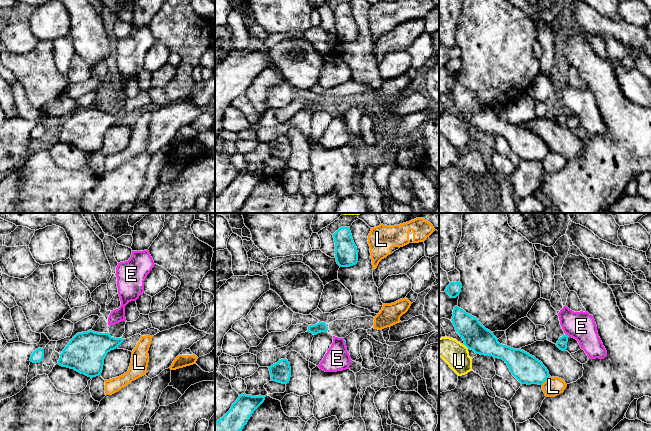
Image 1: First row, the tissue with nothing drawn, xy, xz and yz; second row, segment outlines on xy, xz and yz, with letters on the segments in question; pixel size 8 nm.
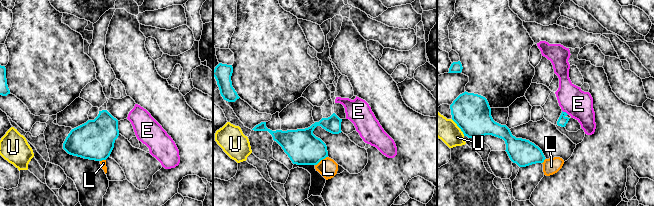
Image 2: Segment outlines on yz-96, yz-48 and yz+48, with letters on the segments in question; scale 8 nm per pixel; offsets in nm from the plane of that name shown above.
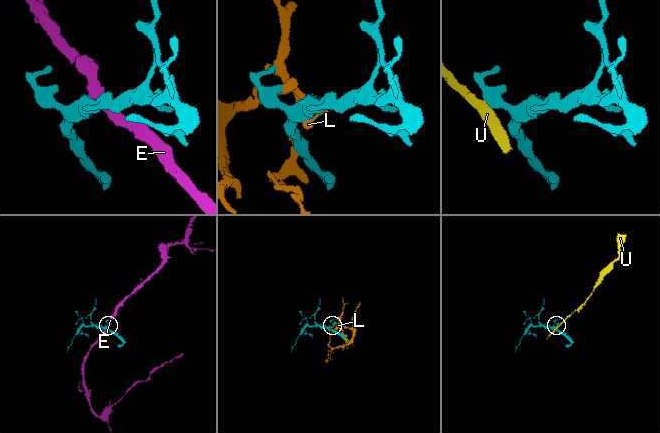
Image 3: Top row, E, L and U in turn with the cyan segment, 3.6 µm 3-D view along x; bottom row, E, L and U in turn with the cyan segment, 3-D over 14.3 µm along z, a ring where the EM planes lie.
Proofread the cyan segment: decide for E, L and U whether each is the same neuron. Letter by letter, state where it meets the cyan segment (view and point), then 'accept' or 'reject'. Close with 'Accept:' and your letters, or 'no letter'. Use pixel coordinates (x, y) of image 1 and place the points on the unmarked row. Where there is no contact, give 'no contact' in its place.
E: meets cyan in yz at (567, 111); reject
L: meets cyan in yz at (545, 156); reject
U: meets cyan in yz at (466, 122); reject
Accept: no letter

